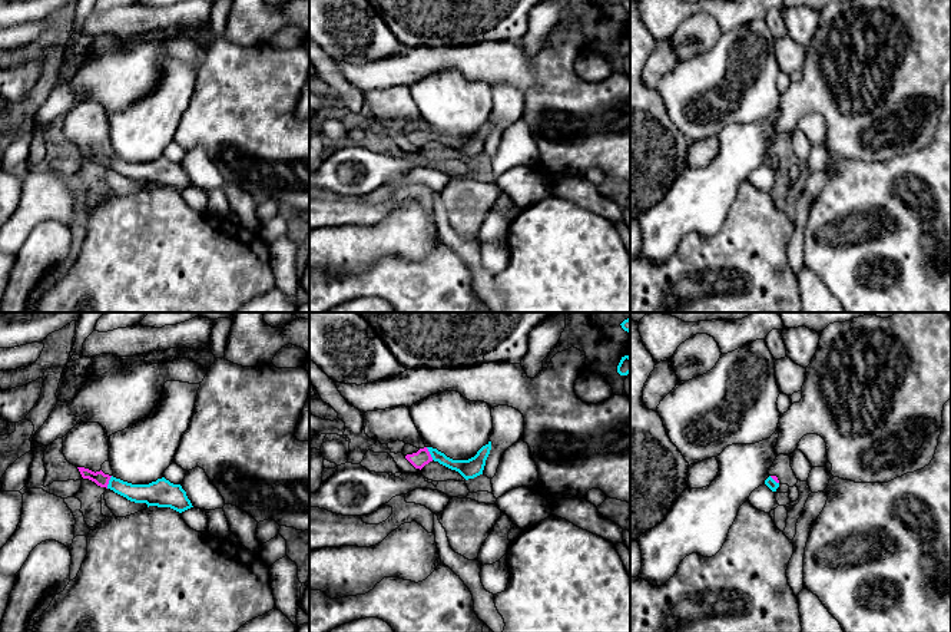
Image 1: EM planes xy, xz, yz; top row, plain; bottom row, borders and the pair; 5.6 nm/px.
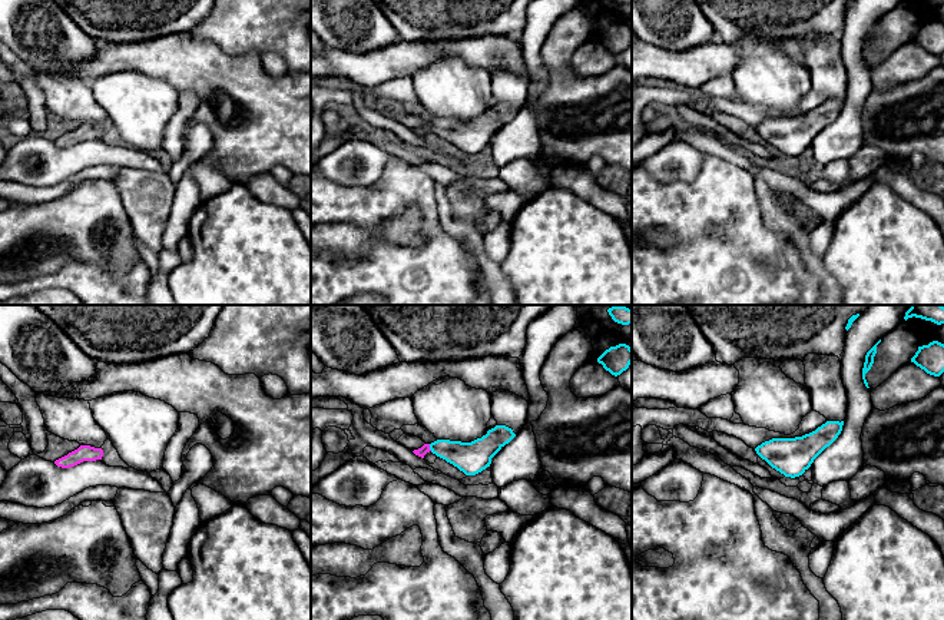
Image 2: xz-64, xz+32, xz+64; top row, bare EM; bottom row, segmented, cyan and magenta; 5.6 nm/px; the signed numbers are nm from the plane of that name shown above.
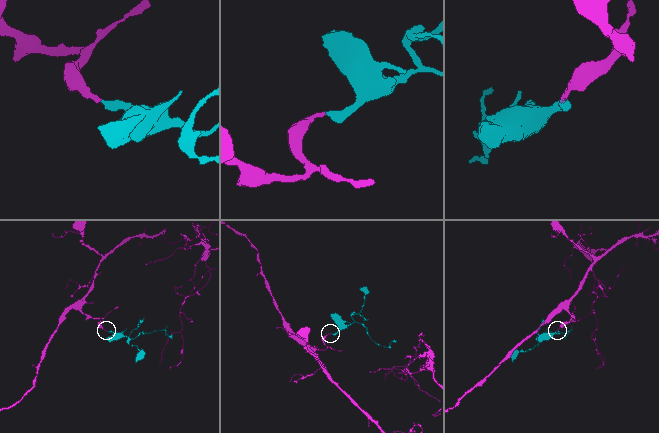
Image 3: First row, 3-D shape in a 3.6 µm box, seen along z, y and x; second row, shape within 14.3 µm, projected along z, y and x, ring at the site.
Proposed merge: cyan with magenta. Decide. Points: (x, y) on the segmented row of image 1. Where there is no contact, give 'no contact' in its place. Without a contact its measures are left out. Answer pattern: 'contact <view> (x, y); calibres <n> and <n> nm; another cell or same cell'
contact xy (109, 482); calibres 120 and 80 nm; same cell

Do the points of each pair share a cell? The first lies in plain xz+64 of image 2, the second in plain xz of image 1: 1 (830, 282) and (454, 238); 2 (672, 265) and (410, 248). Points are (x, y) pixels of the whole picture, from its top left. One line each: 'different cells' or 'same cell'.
1: same cell
2: different cells

